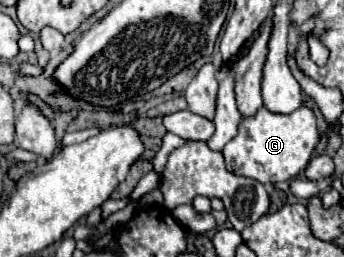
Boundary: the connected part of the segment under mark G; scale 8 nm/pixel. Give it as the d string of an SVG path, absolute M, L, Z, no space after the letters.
M262 106L254 116L242 118L238 134L224 146L222 156L232 174L258 180L260 184L276 184L296 178L306 168L316 146L318 128L316 116L310 108L300 106L292 114L276 114Z

